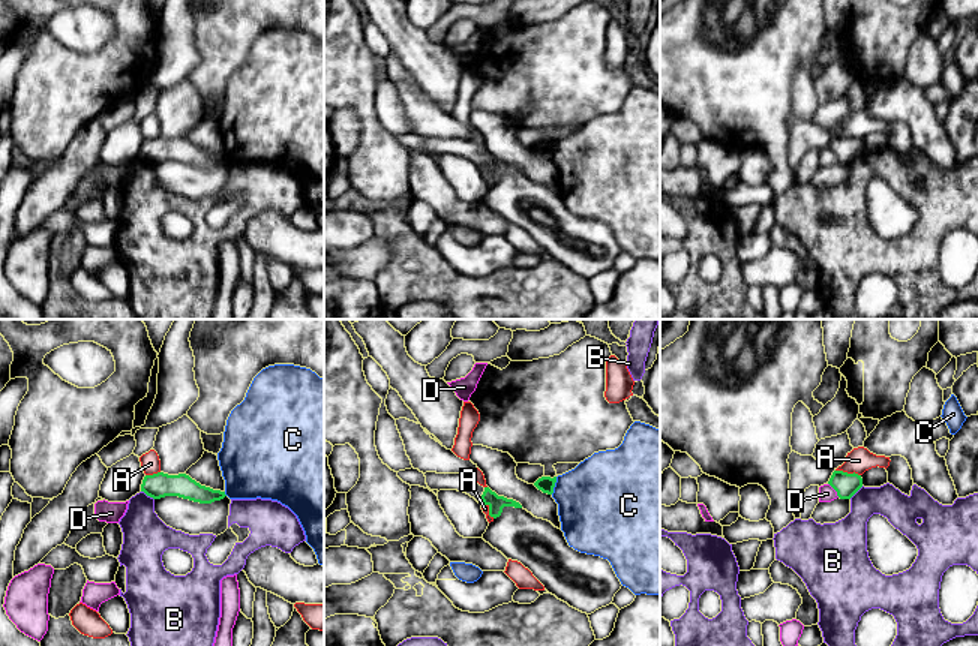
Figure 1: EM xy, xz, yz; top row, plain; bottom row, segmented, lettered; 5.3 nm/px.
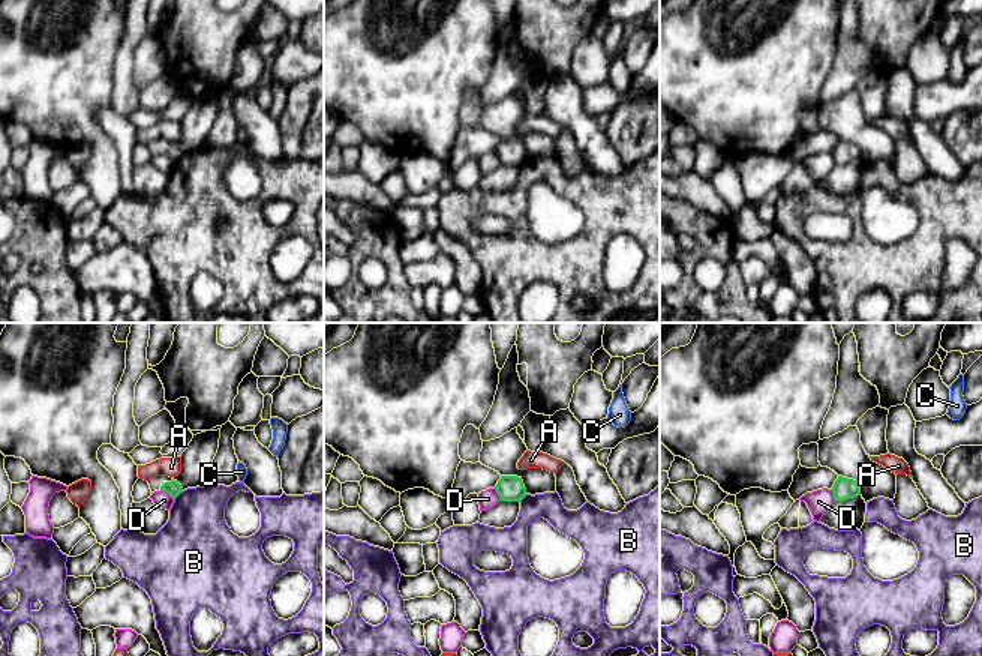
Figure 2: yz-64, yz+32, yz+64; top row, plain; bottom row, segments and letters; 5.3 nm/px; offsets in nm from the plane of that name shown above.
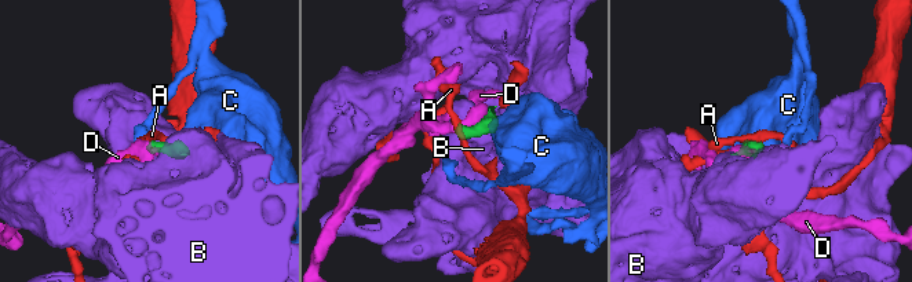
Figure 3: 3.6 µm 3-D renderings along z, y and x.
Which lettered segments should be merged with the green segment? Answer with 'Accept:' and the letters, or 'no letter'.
Accept: no letter

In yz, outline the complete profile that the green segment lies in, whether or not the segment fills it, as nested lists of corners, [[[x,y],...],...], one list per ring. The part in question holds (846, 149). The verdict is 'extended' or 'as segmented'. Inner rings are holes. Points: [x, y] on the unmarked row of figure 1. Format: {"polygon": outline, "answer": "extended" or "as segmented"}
{"polygon": [[[834,135],[828,148],[837,156],[840,163],[850,163],[862,151],[862,142],[855,136]]], "answer": "as segmented"}

